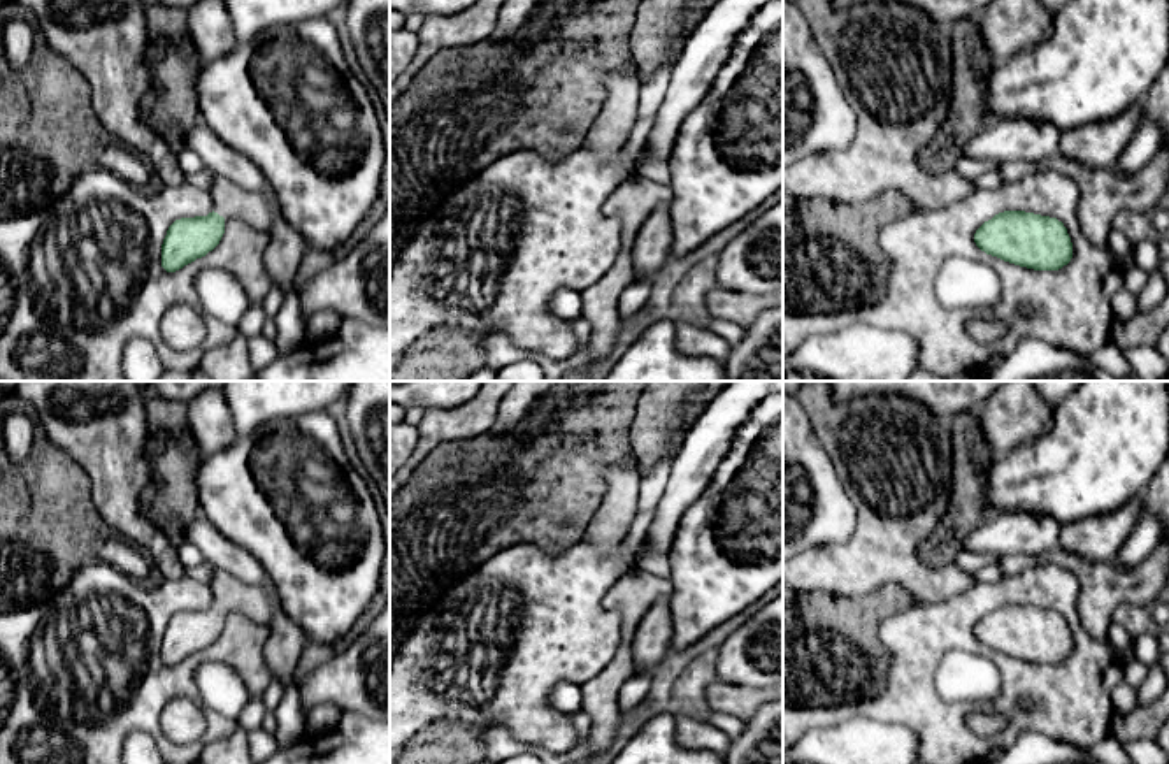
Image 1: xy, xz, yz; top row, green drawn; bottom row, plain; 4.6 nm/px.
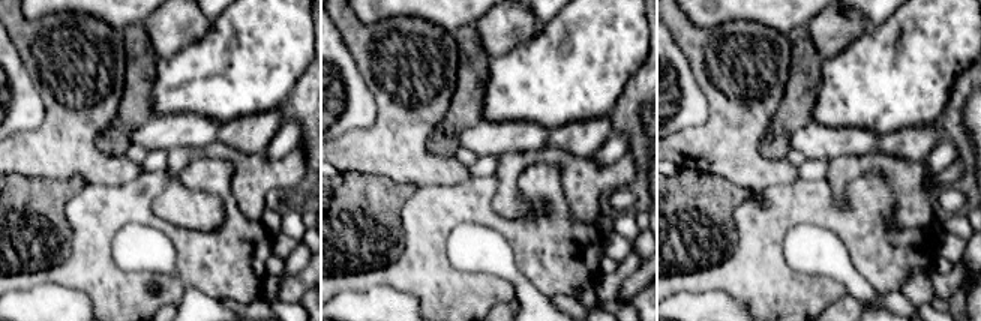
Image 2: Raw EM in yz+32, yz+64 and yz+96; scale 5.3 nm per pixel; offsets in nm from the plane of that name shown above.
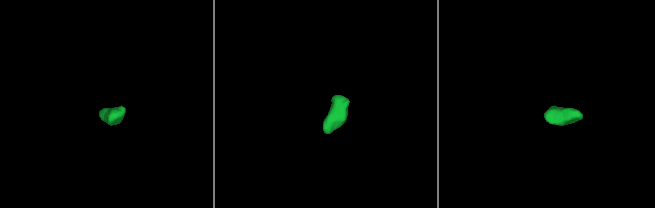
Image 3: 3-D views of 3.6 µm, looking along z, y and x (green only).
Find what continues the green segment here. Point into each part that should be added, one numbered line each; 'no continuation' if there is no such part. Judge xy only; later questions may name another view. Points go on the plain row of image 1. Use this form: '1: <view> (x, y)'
1: xy (257, 603)

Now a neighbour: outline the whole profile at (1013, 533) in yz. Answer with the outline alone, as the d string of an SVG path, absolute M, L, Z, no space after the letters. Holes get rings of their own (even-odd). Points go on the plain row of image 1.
M1006 511L992 515L964 543L962 551L997 557L1039 557L1057 546L1062 525L1050 515Z

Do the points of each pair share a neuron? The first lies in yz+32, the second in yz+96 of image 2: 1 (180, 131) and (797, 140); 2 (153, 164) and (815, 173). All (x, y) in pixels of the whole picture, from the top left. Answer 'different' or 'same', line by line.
1: same
2: same

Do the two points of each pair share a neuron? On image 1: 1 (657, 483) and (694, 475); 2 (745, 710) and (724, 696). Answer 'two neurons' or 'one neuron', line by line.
1: two neurons
2: one neuron

